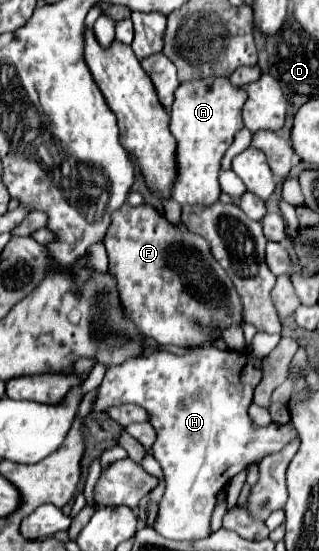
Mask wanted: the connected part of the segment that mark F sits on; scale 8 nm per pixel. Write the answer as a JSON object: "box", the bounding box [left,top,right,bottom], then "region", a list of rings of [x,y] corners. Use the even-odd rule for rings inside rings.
{"box":[103,205,241,345],"region":[[[123,205],[111,215],[111,225],[107,229],[107,235],[103,239],[109,255],[109,273],[115,277],[119,303],[133,321],[133,325],[139,329],[141,335],[155,339],[161,345],[197,345],[197,341],[205,341],[205,329],[207,327],[219,327],[221,331],[233,323],[241,323],[241,299],[237,297],[233,283],[229,281],[229,275],[221,265],[217,265],[215,257],[209,253],[209,245],[201,241],[201,237],[189,233],[189,229],[171,225],[159,211],[151,205]],[[197,319],[201,327],[195,327],[191,321]]]}

